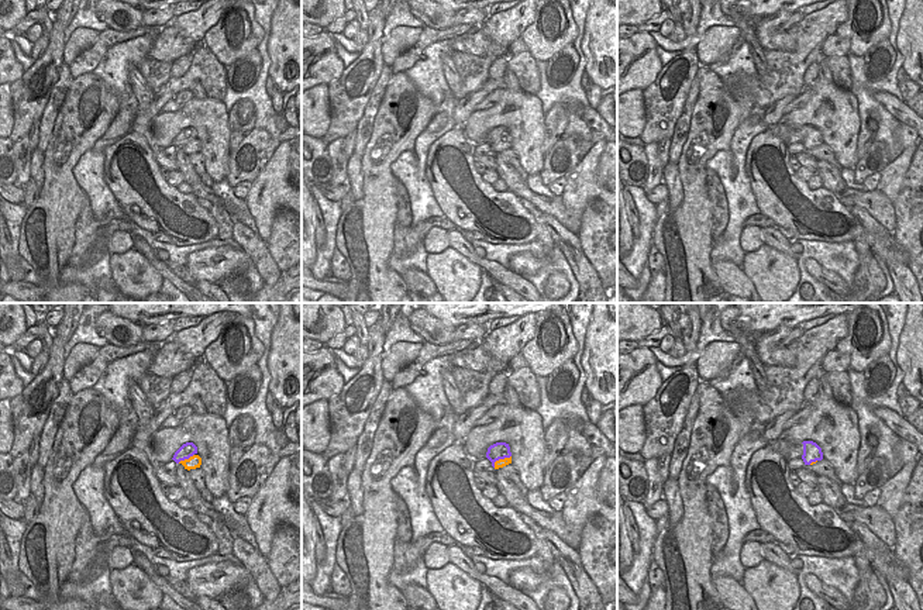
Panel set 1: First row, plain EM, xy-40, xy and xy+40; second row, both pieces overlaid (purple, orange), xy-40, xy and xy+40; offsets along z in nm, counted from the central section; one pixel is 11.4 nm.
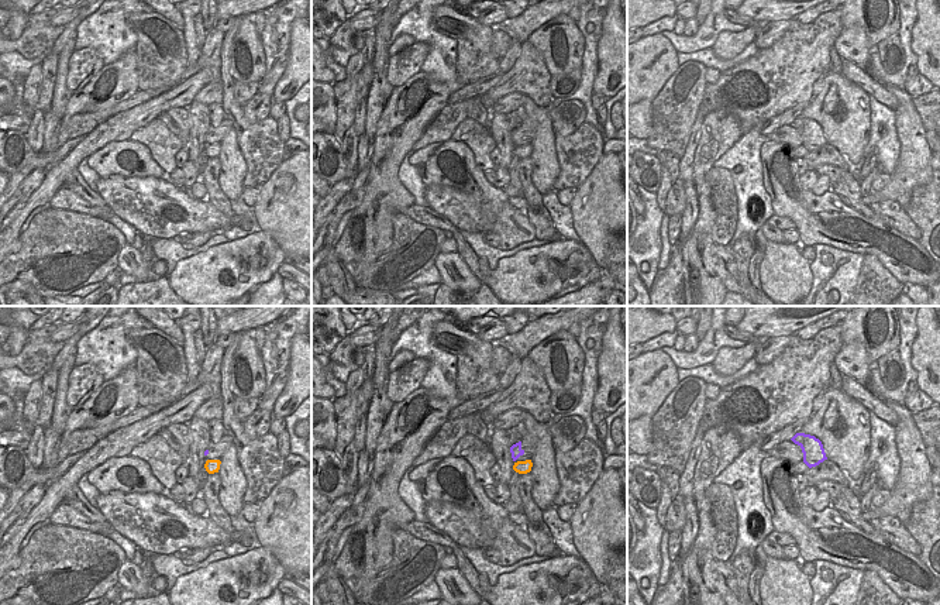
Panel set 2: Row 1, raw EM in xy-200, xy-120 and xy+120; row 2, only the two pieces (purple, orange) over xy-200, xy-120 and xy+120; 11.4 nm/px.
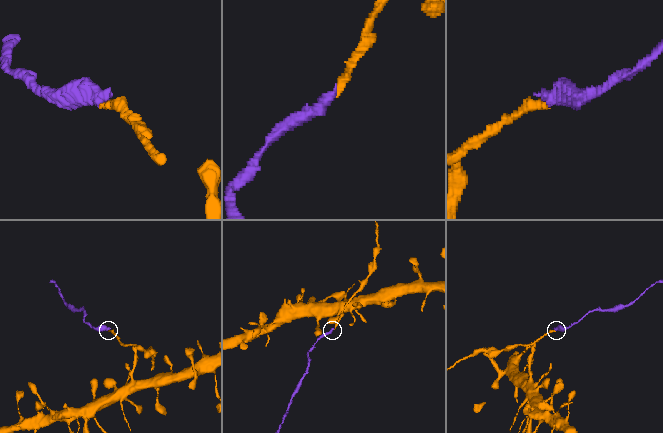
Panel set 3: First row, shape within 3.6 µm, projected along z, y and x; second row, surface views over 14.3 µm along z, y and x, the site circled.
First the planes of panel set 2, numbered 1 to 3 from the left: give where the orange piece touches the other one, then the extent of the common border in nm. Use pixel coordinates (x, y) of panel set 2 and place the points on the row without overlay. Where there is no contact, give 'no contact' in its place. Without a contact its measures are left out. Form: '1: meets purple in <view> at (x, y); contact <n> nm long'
1: no contact
2: no contact
3: no contact

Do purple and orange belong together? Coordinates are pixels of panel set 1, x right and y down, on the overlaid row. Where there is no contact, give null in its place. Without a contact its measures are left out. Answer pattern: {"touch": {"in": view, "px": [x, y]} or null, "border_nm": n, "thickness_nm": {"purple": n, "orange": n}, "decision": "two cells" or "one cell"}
{"touch": {"in": "xy", "px": [500, 458]}, "border_nm": 240, "thickness_nm": {"purple": 190, "orange": 100}, "decision": "one cell"}

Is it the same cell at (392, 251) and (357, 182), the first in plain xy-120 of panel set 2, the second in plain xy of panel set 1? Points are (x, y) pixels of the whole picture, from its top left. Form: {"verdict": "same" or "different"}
{"verdict": "different"}

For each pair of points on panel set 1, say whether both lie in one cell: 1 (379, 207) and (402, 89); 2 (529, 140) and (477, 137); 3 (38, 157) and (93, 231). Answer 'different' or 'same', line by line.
1: same
2: same
3: different

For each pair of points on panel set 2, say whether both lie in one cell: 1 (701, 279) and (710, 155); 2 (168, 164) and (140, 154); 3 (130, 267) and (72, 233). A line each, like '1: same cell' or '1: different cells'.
1: same cell
2: different cells
3: different cells

